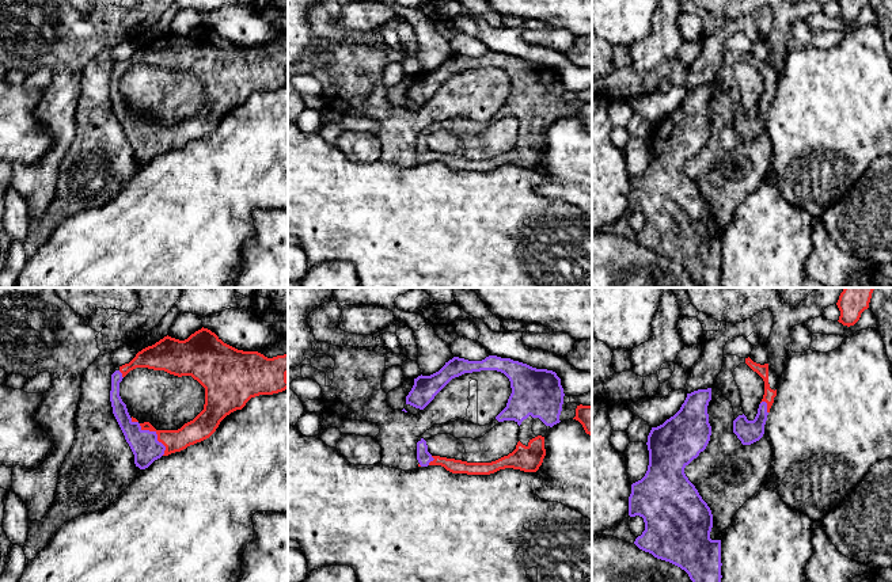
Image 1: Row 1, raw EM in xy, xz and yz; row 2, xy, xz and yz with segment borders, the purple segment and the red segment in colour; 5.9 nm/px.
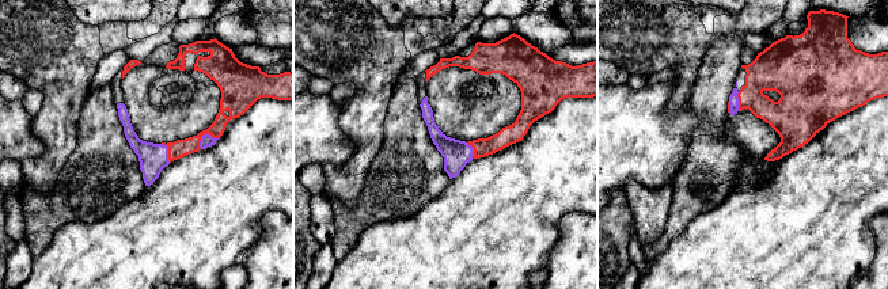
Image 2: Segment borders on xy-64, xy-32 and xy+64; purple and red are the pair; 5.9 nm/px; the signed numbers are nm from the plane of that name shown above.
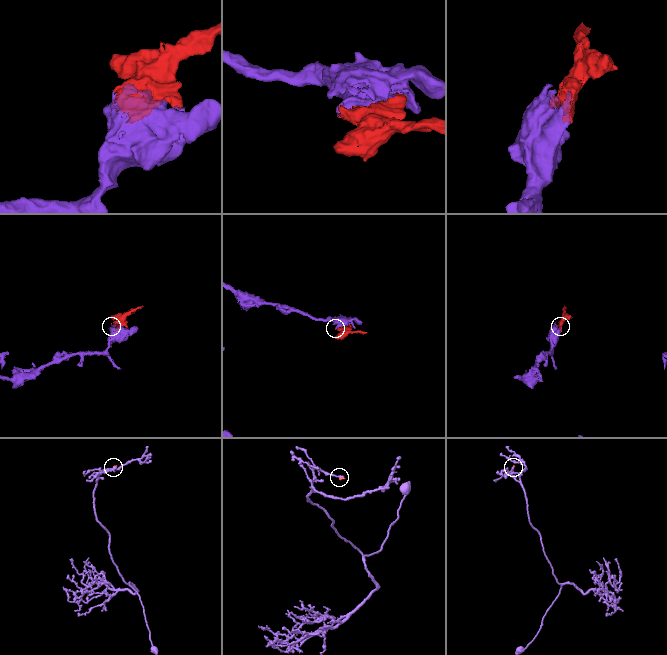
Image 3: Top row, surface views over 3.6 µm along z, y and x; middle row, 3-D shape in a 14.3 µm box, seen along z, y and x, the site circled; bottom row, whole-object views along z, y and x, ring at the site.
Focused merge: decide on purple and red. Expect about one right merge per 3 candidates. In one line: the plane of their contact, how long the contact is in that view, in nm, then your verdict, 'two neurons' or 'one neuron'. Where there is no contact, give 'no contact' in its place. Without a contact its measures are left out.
contact in xy; length 300 nm; one neuron

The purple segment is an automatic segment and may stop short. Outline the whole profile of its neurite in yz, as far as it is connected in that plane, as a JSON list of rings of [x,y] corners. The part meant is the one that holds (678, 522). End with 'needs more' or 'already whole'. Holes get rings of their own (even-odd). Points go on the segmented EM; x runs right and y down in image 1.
[[[711,388],[687,393],[680,410],[648,435],[649,465],[645,476],[631,484],[629,516],[644,518],[645,530],[634,544],[654,558],[684,570],[692,582],[721,582],[721,540],[711,540],[713,514],[684,468],[703,452],[710,441],[707,406]]]; already whole

